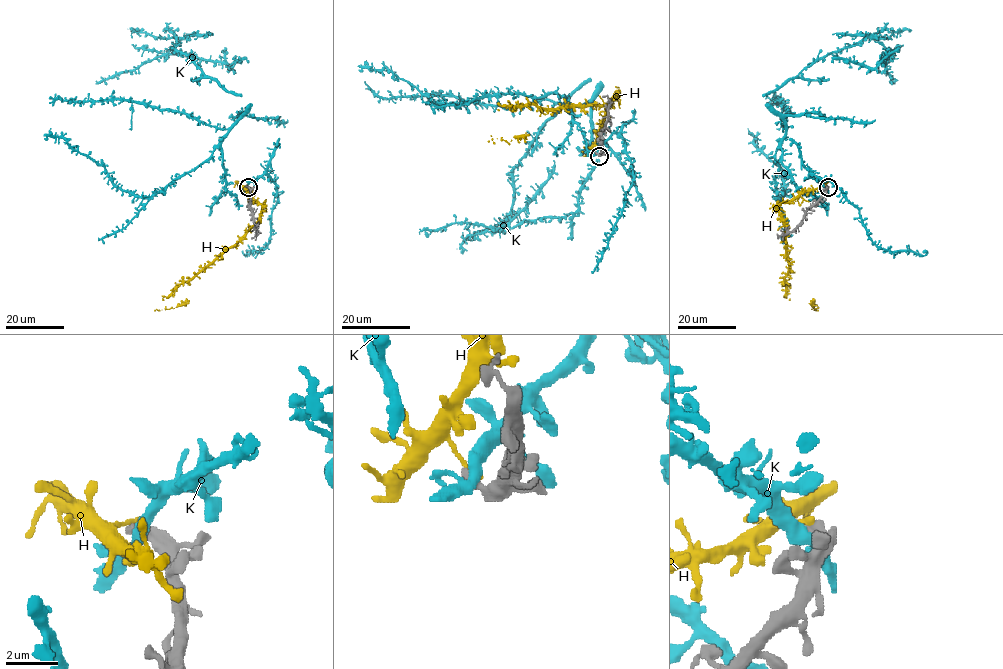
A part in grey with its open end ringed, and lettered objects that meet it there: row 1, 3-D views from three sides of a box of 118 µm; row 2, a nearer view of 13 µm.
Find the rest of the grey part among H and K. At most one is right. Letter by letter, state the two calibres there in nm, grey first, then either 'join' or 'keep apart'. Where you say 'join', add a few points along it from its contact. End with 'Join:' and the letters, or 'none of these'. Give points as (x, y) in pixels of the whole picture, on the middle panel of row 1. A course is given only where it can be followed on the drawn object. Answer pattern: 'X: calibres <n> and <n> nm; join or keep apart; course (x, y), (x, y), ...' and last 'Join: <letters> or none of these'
H: calibres 460 and 220 nm; keep apart
K: calibres 480 and 360 nm; keep apart
Join: none of these

